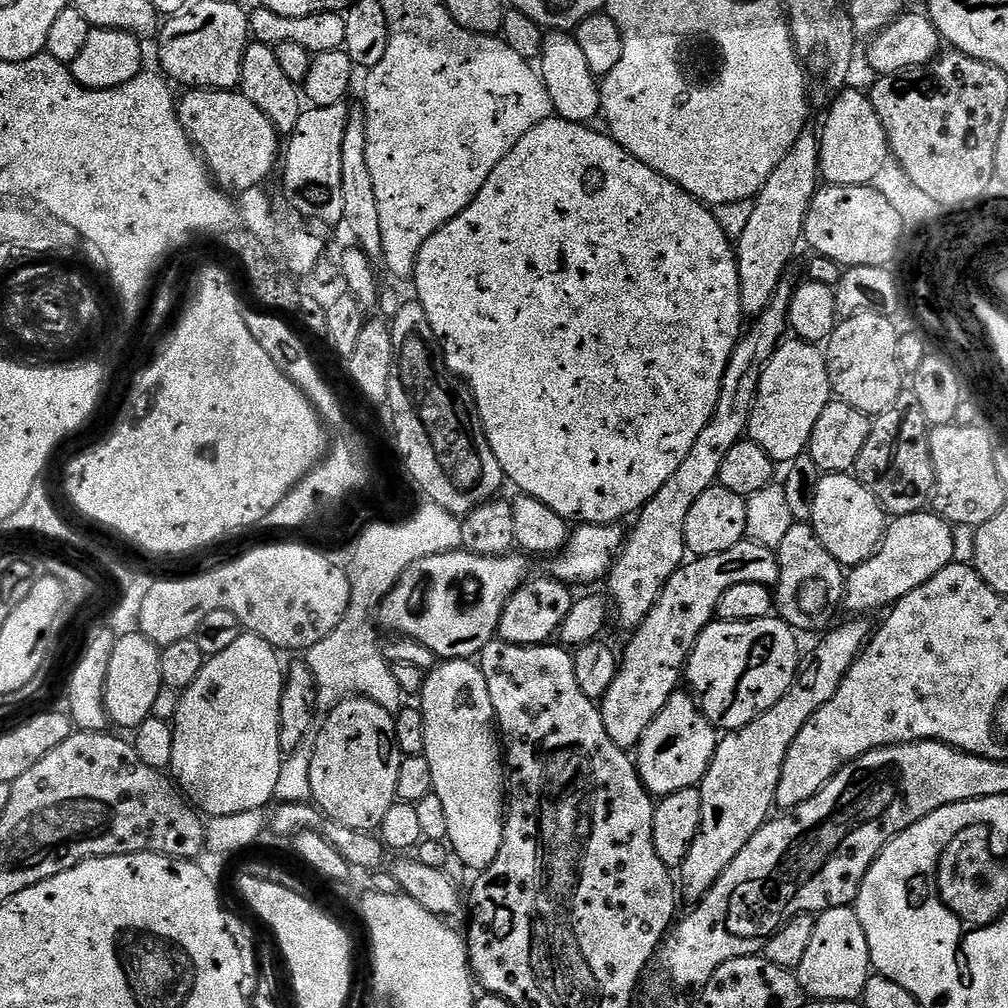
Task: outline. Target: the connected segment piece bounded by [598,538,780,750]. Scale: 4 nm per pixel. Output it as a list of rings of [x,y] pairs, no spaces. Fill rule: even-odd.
[[[745,538],[722,554],[689,559],[680,565],[670,582],[666,582],[654,610],[635,629],[624,652],[622,648],[614,682],[598,704],[606,732],[617,746],[632,750],[640,743],[650,722],[658,718],[658,710],[662,710],[681,687],[688,655],[702,630],[716,616],[722,594],[726,594],[730,586],[738,586],[738,582],[758,582],[767,588],[779,584],[780,563],[775,551]]]

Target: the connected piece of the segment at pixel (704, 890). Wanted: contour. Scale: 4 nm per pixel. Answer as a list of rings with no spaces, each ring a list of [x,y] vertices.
[[[848,619],[852,620],[837,623],[817,639],[821,640],[816,649],[803,657],[796,680],[782,699],[754,718],[754,722],[742,726],[737,732],[727,733],[717,743],[710,770],[698,786],[702,798],[700,829],[690,846],[690,854],[686,854],[678,869],[683,899],[685,896],[691,902],[699,902],[712,889],[714,882],[726,874],[742,846],[746,846],[746,842],[750,842],[750,838],[754,838],[773,815],[778,778],[782,778],[782,766],[794,738],[798,738],[798,730],[802,730],[802,726],[806,726],[806,722],[810,722],[810,718],[834,698],[838,686],[842,686],[844,676],[854,666],[874,631],[873,625],[864,621],[867,619]]]

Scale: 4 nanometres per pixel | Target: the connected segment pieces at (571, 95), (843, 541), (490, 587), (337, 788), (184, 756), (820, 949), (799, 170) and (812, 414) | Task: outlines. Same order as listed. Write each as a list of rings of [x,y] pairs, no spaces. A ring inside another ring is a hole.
[[[552,30],[544,37],[544,45],[538,61],[540,77],[544,79],[546,90],[550,90],[550,102],[553,113],[561,120],[575,124],[593,123],[592,119],[601,115],[600,85],[597,77],[592,75],[590,66],[578,46],[575,35],[568,30]]]
[[[833,472],[820,477],[817,493],[814,494],[813,516],[810,523],[818,534],[822,546],[830,550],[832,557],[841,566],[855,566],[869,560],[880,549],[886,531],[886,513],[884,507],[880,505],[880,500],[874,498],[871,490],[862,481],[857,480],[855,475]]]
[[[457,550],[434,554],[410,566],[380,605],[379,627],[385,633],[397,632],[417,640],[440,656],[436,658],[441,661],[479,657],[480,651],[497,635],[506,602],[529,575],[525,557],[516,555],[479,556]]]
[[[354,696],[350,700],[343,700],[342,703],[331,712],[323,717],[324,726],[315,733],[314,739],[314,758],[310,762],[310,790],[312,791],[312,800],[317,808],[324,815],[330,817],[334,822],[338,822],[342,826],[350,826],[350,830],[362,830],[363,832],[375,833],[379,829],[382,818],[386,818],[386,813],[390,811],[390,806],[397,804],[396,791],[398,790],[398,770],[402,770],[402,762],[404,761],[404,753],[400,751],[398,742],[396,741],[396,717],[393,713],[388,712],[382,706],[376,704],[373,700],[369,700],[366,696]]]
[[[241,634],[238,642],[234,642],[227,650],[222,650],[222,654],[209,656],[202,666],[202,674],[198,674],[189,688],[182,693],[180,705],[176,711],[174,727],[176,737],[174,738],[174,758],[172,759],[171,775],[174,777],[179,789],[188,797],[189,801],[205,817],[229,816],[230,814],[242,814],[243,812],[258,812],[267,809],[268,803],[276,800],[276,787],[278,786],[278,774],[282,763],[282,749],[280,747],[280,703],[284,693],[284,681],[286,679],[285,669],[280,668],[280,660],[277,649],[266,643],[261,636],[251,634]]]
[[[855,907],[831,908],[816,916],[814,934],[802,962],[794,971],[805,997],[812,999],[813,996],[813,1001],[856,1002],[863,997],[864,987],[874,969],[866,930],[862,930],[862,922],[858,922]]]
[[[806,130],[790,146],[786,158],[774,166],[770,178],[766,178],[766,186],[753,199],[753,209],[751,211],[750,222],[741,232],[734,244],[736,261],[738,262],[738,278],[740,279],[740,297],[742,298],[742,310],[745,317],[755,318],[774,298],[778,286],[785,279],[784,271],[788,268],[788,263],[792,260],[792,255],[796,252],[796,247],[801,247],[804,235],[804,223],[806,214],[810,210],[810,202],[816,197],[818,185],[821,183],[820,175],[820,138],[812,130]]]
[[[799,338],[785,339],[764,366],[747,439],[754,441],[773,462],[788,466],[808,452],[808,443],[822,412],[834,400],[828,357],[817,345]]]

